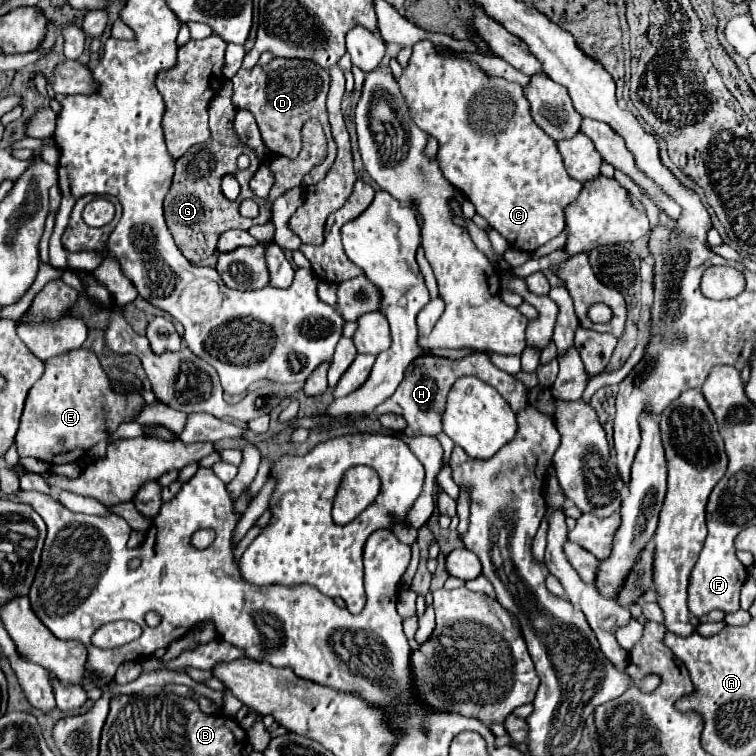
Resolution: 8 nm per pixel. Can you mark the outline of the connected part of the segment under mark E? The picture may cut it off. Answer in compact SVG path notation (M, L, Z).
M75 349L75 353L65 353L65 357L53 357L45 361L45 373L27 395L15 437L19 457L33 457L49 465L73 463L83 457L91 445L109 439L121 423L133 421L141 407L143 397L137 393L119 395L111 389L93 351Z

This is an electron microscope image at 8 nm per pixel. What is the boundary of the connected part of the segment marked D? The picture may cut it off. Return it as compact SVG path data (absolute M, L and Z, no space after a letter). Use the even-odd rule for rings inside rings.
M273 59L265 67L255 65L253 69L239 69L237 75L231 79L231 83L233 83L233 105L253 113L265 147L275 155L285 155L295 159L299 155L303 123L313 117L319 119L329 141L329 153L321 165L317 165L311 173L305 175L307 185L319 183L331 169L337 155L337 147L331 137L327 107L325 107L329 83L331 83L329 71L317 65L315 61L307 61L307 59Z

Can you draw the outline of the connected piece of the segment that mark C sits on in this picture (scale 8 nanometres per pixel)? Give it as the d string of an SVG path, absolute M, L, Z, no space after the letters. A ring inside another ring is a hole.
M419 41L413 45L409 65L399 77L399 87L407 97L407 105L411 105L411 113L419 129L439 141L439 165L443 175L475 205L477 215L485 217L489 225L509 241L511 247L533 253L537 247L545 245L563 231L565 207L579 197L583 185L567 175L555 141L551 141L551 137L535 125L529 111L529 101L525 99L519 83L489 77L477 63L441 53L431 41ZM479 117L483 123L483 133L475 131L471 125Z

